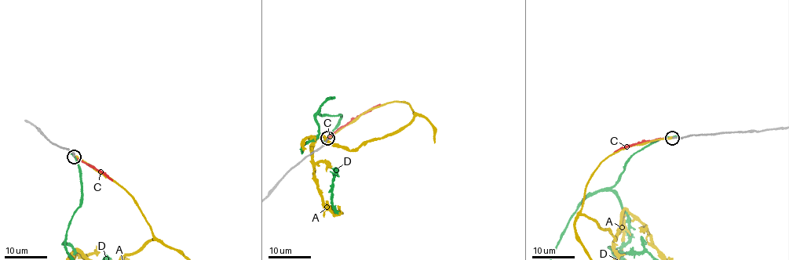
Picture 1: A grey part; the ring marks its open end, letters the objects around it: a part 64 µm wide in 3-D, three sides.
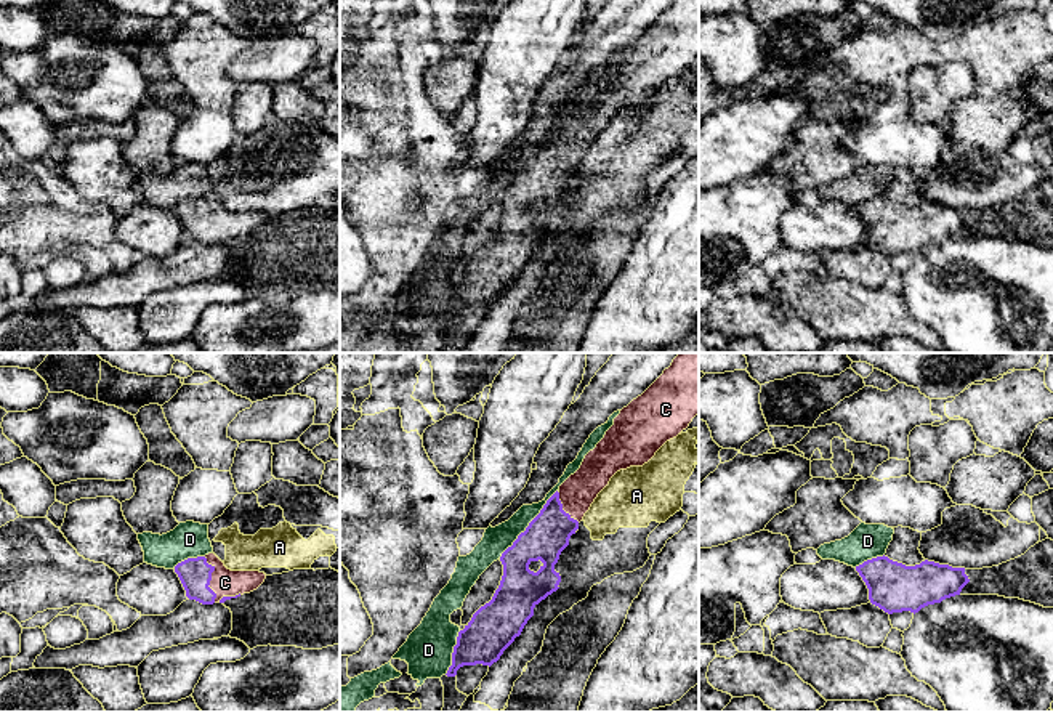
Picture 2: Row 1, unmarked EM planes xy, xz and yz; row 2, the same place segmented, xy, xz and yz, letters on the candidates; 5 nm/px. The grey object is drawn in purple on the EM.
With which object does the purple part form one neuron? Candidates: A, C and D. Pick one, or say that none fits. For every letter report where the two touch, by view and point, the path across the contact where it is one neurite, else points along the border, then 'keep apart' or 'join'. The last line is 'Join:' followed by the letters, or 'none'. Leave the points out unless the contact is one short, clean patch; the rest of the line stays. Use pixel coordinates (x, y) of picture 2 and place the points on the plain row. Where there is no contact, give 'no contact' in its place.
A: contact xz (576, 170); border xz (577, 169), (574, 172); keep apart
C: contact xy (210, 220); way xy (194, 214), (210, 220), (225, 223); join
D: contact xz (529, 165); border xz (556, 130), (499, 199); keep apart
Join: C

